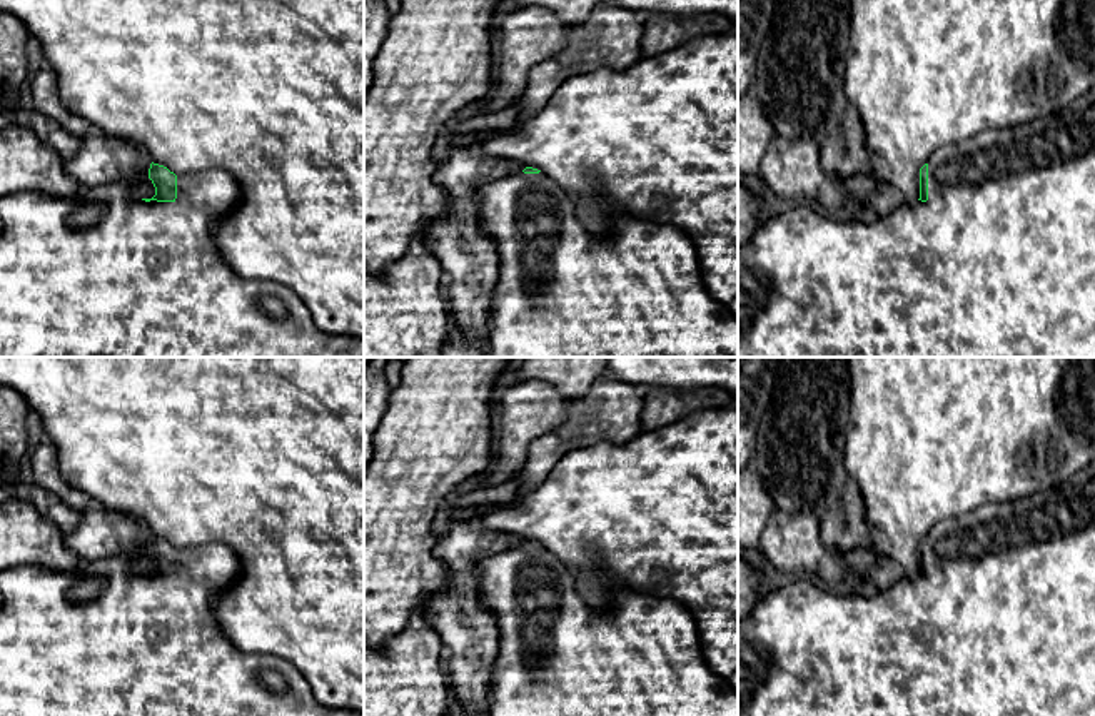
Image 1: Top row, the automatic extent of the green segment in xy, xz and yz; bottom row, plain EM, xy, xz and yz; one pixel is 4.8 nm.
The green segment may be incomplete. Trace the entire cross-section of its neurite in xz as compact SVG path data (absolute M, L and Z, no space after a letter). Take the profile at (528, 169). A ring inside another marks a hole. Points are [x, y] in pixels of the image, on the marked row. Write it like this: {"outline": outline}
{"outline": "M526 167L522 172L506 175L482 185L477 190L477 195L481 232L496 242L499 254L499 277L494 290L489 294L494 300L494 305L489 310L489 350L486 357L738 357L738 317L706 289L701 277L701 265L696 255L694 244L683 230L673 225L646 222L628 214L616 214L611 217L609 225L603 232L591 232L581 224L578 217L576 199L569 195L551 177L532 167Z"}

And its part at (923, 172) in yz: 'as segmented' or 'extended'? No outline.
extended

